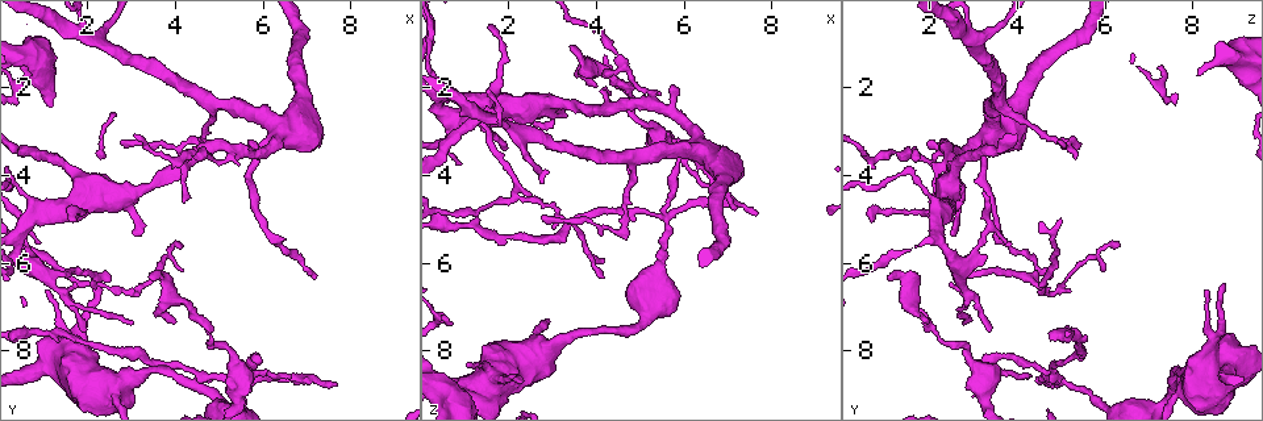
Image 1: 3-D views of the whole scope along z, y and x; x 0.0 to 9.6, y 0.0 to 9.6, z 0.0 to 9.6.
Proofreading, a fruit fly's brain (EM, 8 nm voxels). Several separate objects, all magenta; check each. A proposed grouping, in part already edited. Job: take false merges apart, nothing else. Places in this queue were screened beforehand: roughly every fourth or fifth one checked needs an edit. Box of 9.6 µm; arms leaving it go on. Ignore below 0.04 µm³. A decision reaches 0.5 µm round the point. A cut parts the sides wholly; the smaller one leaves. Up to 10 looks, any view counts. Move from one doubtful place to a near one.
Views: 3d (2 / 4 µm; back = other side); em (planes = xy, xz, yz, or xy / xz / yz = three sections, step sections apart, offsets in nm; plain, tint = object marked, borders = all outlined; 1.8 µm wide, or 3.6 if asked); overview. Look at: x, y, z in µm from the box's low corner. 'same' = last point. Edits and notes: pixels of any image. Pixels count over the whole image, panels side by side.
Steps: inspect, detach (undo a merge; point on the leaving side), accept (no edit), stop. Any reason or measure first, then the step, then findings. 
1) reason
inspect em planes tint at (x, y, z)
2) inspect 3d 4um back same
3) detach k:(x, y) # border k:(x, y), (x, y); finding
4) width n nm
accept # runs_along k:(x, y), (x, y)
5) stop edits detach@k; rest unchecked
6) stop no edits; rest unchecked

narrows sharply
inspect 3d 4um at (5.60, 8.65, 4.95)

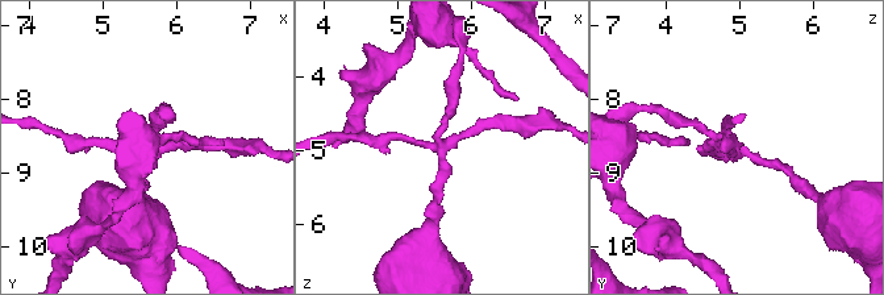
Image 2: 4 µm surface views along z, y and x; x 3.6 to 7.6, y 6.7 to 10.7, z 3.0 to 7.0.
inspect em planes borders at (5.60, 8.70, 5.00)

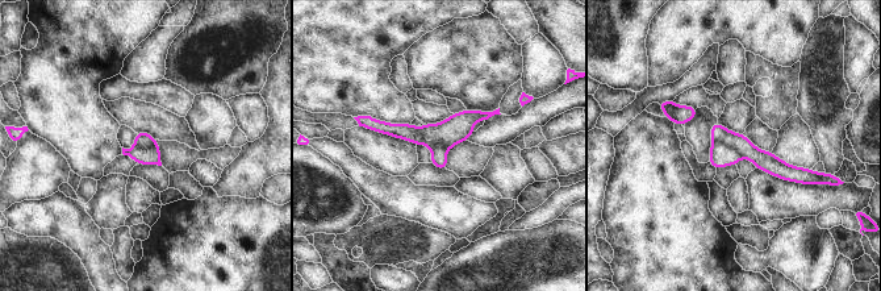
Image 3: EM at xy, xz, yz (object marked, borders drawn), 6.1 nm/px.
detach 3:(722, 154) # border 3:(713, 140), (729, 142), (743, 157); two neurons meet here

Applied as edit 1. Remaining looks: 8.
three arms meet
inspect em xy step 8 tint at (5.25, 3.40, 2.35)

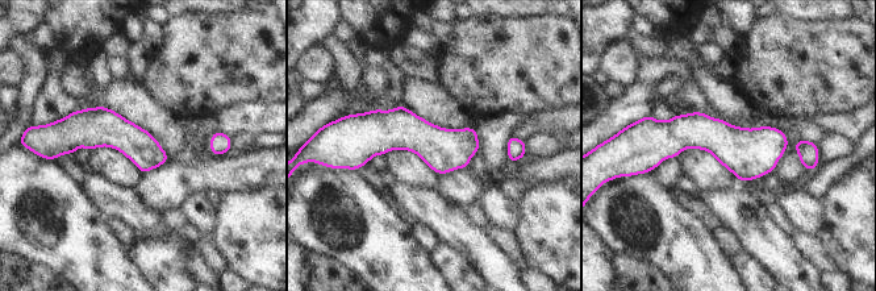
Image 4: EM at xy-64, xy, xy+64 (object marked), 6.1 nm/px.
inspect em xz step 16 tint same

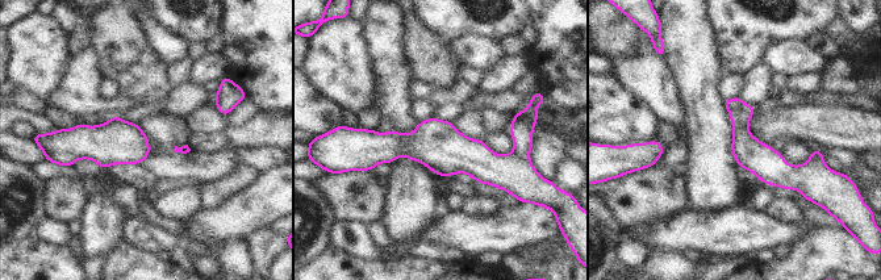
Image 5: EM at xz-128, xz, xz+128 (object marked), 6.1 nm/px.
detach 5:(734, 104) # a second neuron is stuck on

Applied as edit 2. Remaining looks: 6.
see it whole again
inspect overview

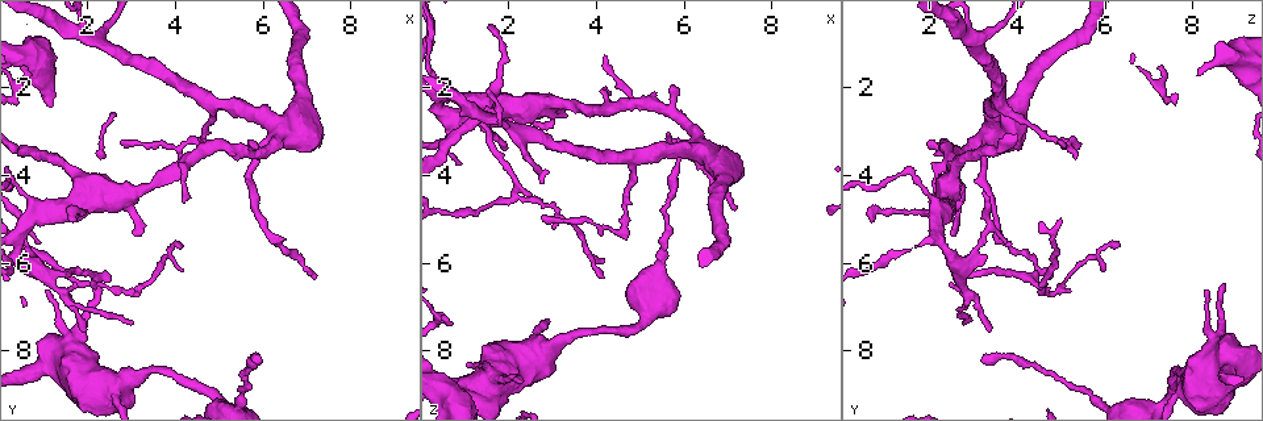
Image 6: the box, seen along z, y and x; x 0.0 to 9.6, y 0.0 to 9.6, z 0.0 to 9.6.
four or more arms meet
inspect 3d 4um back at (0.95, 6.20, 2.70)

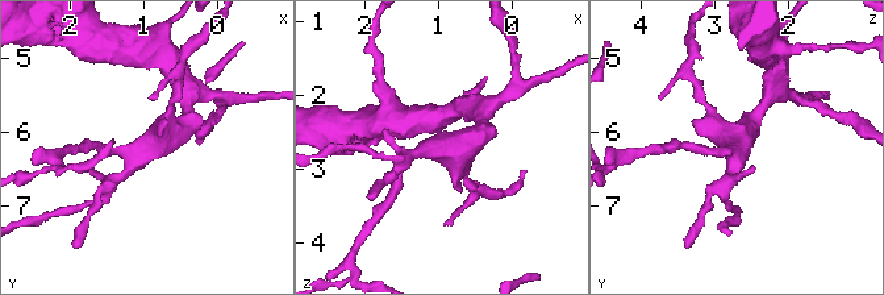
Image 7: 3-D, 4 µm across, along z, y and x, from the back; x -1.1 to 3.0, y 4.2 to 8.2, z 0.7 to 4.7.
arms 4; need the tissue
inspect em planes tint at (1.05, 6.20, 2.70)

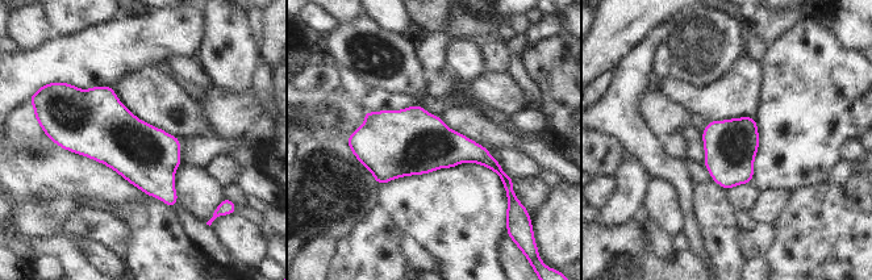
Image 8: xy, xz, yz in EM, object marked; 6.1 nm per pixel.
width 320 nm
accept # one neuron here

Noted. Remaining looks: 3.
calibre changes
inspect 3d 4um at (2.65, 8.95, 7.85)

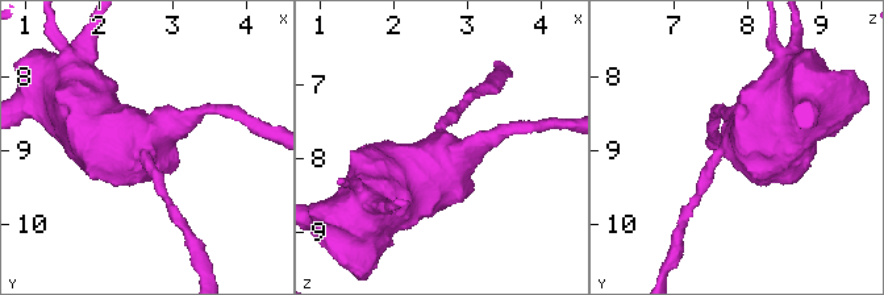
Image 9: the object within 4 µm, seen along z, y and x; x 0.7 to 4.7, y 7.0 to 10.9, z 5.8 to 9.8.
inspect em 3.6um planes plain at (2.65, 8.95, 7.80)

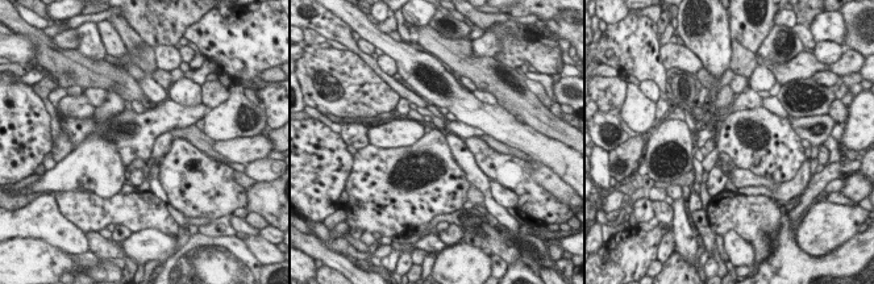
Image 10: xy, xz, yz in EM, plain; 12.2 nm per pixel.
inspect em 3.6um planes tint same

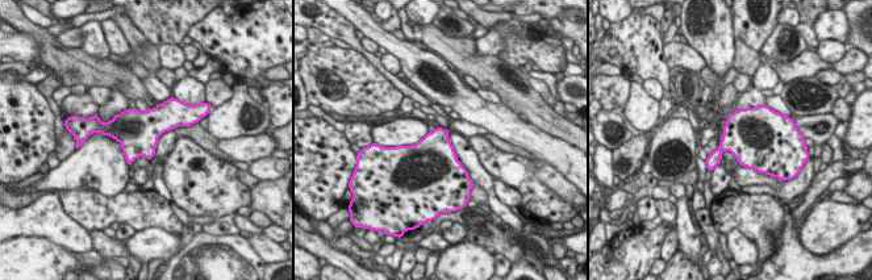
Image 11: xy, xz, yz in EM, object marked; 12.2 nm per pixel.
accept # one neuron here

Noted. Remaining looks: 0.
stop edits detach@3, detach@5; rest unchecked

